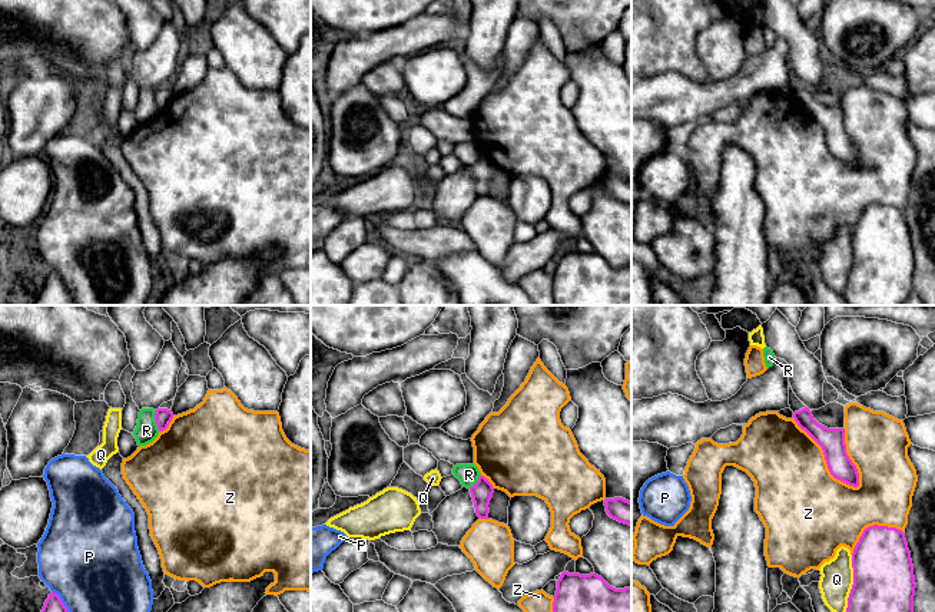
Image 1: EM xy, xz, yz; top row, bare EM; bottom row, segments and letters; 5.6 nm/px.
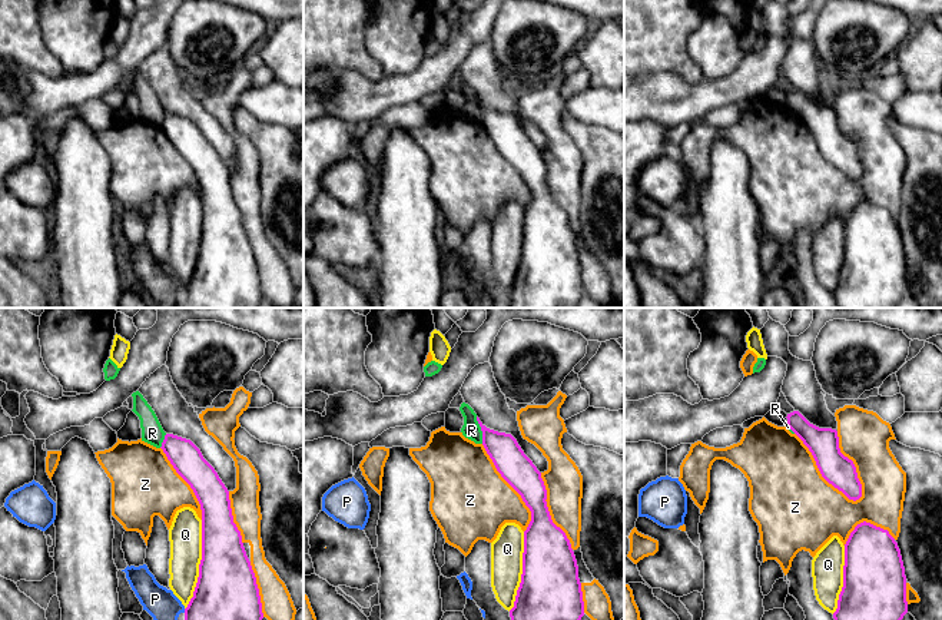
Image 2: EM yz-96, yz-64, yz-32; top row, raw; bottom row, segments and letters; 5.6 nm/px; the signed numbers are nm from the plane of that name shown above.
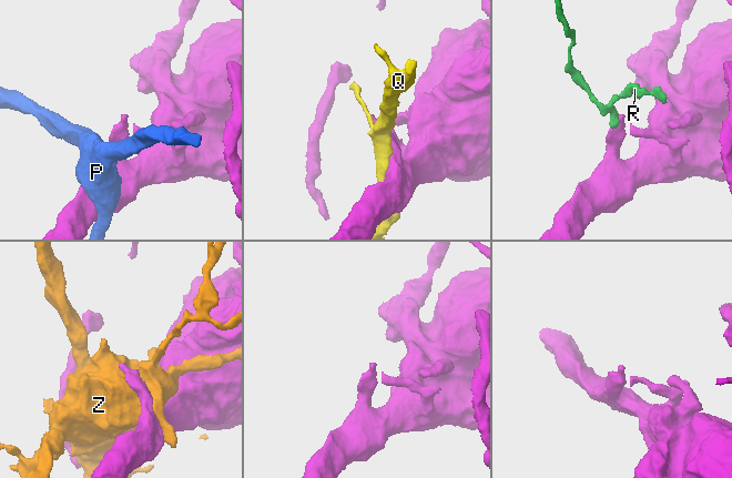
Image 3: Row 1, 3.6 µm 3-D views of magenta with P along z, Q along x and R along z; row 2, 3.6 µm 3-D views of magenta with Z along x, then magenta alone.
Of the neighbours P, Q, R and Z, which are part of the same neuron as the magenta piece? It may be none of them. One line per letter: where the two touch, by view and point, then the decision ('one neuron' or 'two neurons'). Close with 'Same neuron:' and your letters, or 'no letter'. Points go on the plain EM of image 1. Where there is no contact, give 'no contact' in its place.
P: xy (66, 287) | two neurons
Q: yz (852, 265) | two neurons
R: xy (155, 99) | two neurons
Z: yz (825, 138) | two neurons
Same neuron: no letter

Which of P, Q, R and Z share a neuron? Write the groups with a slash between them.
P / Q / R / Z

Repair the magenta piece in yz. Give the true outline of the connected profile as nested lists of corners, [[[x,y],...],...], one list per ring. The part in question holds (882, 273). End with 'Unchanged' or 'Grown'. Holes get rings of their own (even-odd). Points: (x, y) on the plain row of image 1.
[[[869,205],[852,232],[853,264],[845,301],[849,305],[902,305],[914,292],[915,255],[905,212],[896,206]]]. Unchanged

